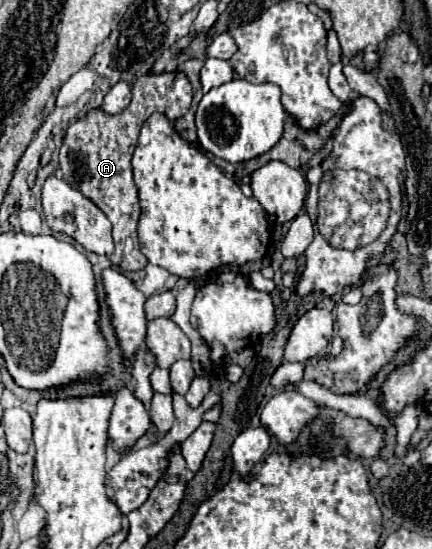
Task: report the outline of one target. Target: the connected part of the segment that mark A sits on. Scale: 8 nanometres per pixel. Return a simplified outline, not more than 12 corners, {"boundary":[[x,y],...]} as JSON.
{"boundary":[[178,70],[134,82],[120,114],[88,110],[60,148],[64,182],[112,222],[120,270],[142,270],[130,168],[150,114],[188,112]]}

